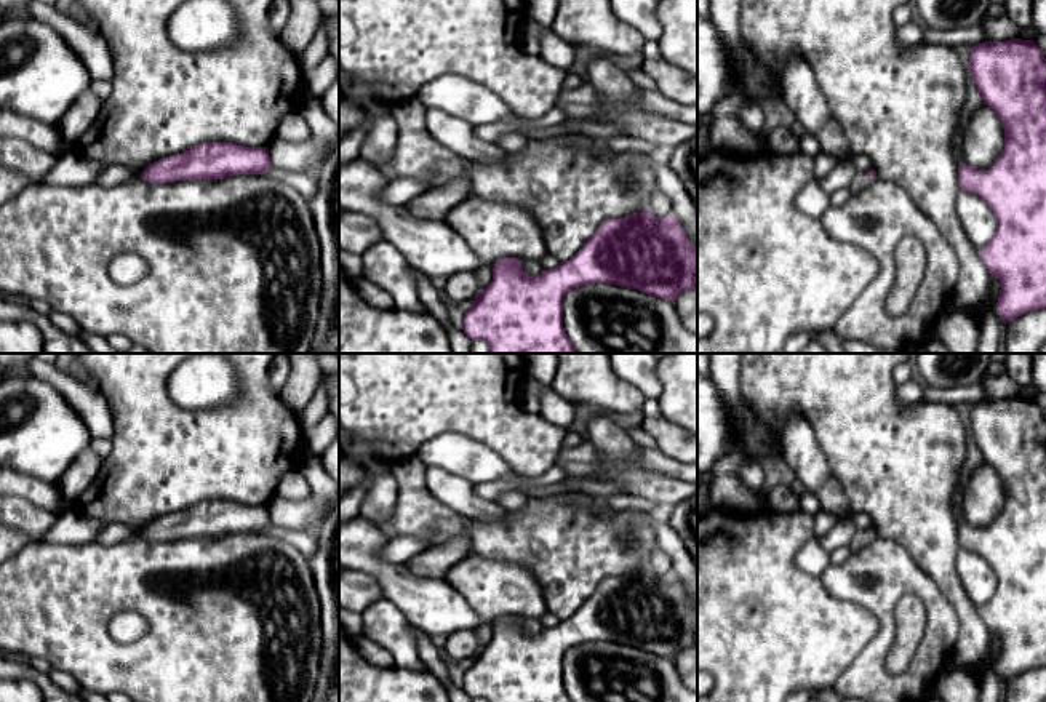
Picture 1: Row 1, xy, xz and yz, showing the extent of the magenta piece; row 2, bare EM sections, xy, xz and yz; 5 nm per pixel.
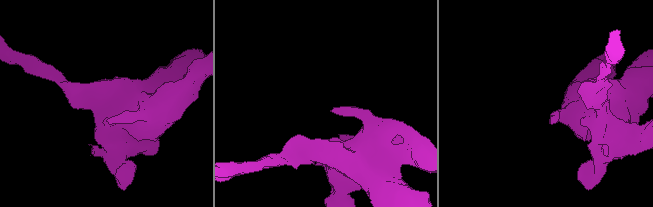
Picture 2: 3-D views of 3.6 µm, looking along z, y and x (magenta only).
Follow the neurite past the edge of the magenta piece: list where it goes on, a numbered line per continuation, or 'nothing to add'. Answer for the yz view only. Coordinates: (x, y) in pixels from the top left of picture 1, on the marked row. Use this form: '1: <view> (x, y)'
1: yz (861, 179)

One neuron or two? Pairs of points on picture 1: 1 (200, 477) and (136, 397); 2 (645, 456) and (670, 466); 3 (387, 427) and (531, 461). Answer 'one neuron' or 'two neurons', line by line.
1: one neuron
2: one neuron
3: one neuron

